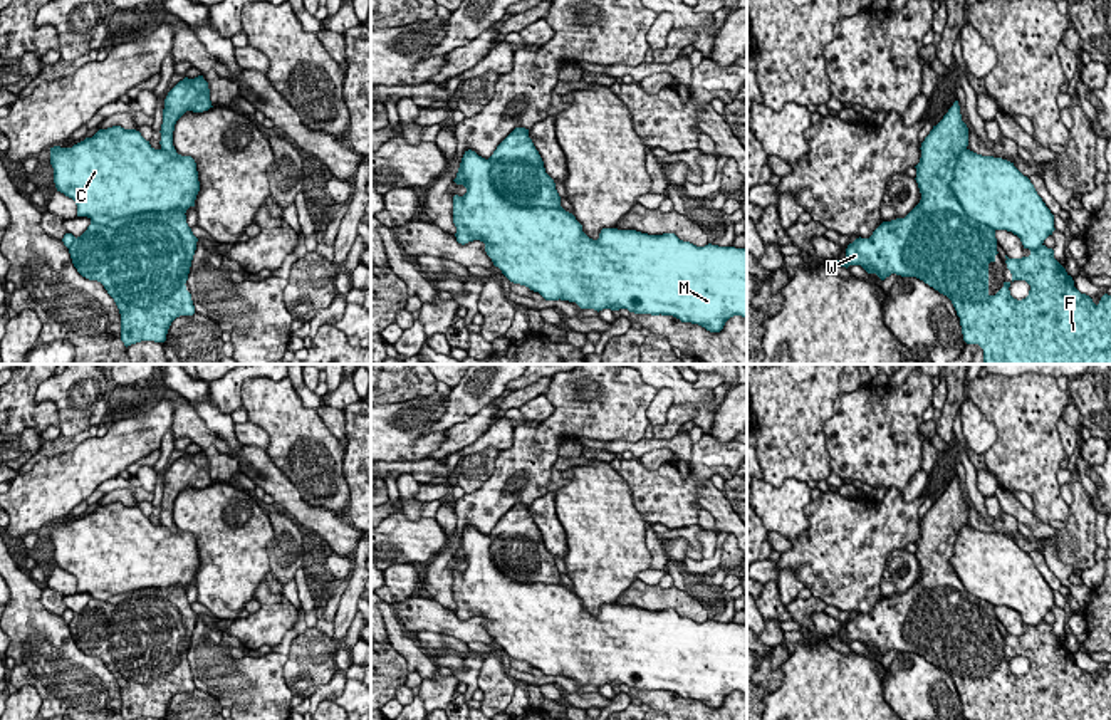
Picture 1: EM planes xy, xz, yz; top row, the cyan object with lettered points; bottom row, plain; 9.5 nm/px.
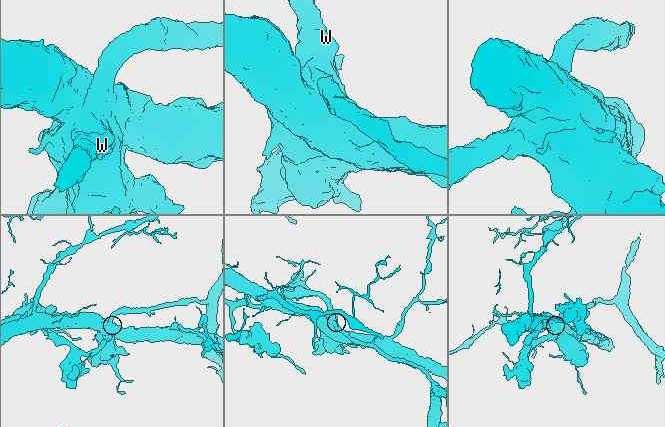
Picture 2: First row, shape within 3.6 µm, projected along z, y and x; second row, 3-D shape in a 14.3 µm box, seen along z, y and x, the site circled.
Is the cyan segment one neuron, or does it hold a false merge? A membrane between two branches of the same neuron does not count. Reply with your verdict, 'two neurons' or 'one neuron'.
two neurons

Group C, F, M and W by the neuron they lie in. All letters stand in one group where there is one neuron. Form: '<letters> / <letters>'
C M / F W

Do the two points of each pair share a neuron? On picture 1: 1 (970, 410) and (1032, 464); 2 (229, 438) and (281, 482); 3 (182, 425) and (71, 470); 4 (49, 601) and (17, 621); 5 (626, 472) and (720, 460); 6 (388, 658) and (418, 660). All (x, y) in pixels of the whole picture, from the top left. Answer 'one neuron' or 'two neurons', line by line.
1: two neurons
2: two neurons
3: two neurons
4: two neurons
5: one neuron
6: two neurons

